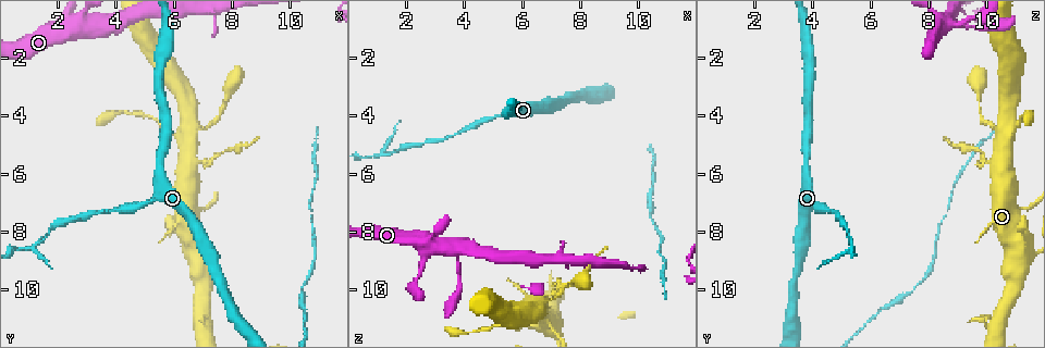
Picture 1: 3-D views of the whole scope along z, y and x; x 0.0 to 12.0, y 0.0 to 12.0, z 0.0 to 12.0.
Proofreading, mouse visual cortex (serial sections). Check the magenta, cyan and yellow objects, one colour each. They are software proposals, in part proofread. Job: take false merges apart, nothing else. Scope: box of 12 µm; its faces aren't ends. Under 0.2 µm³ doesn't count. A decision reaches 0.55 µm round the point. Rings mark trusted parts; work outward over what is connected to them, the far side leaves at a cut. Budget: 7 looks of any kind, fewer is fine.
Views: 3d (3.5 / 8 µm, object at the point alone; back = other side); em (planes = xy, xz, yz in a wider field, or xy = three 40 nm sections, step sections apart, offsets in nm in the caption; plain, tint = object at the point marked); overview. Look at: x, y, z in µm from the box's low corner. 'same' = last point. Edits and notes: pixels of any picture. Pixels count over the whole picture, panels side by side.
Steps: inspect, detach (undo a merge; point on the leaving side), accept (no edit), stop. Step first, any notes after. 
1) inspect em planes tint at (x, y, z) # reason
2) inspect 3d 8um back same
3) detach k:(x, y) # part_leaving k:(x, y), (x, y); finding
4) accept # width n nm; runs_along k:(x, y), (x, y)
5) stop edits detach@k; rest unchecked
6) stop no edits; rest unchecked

inspect 3d 3.5um at (3.5, 7.3, 4.7) # thick turns thin

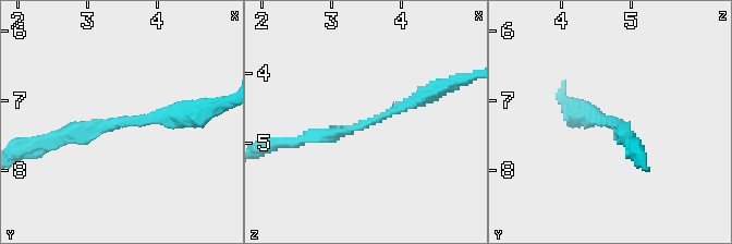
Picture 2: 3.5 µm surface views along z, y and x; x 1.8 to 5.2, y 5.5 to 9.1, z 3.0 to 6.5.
inspect em planes plain at (3.50, 7.25, 4.70) # arm_widths 200, 200 nm; now the EM

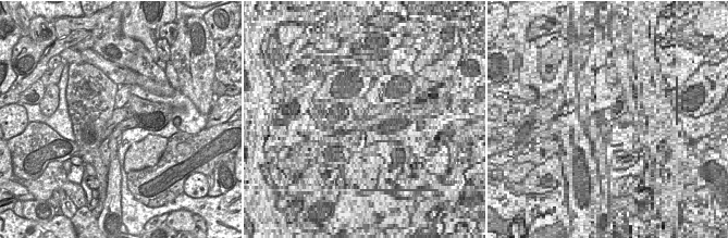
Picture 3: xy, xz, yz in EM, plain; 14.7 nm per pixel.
inspect em planes tint same # where the object lies

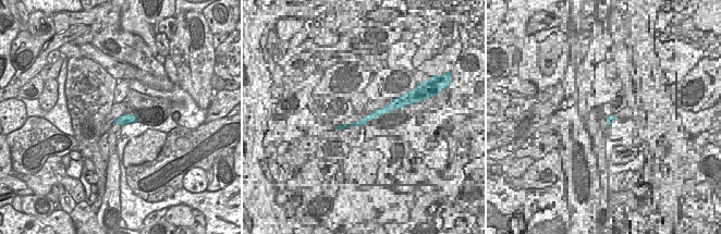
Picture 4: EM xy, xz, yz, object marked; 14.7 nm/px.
accept # runs_along 2:(435, 90), (357, 127), (301, 138); all the same cell

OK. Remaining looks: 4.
inspect 3d 3.5um back at (1.3, 8.4, 5.3) # thin neck

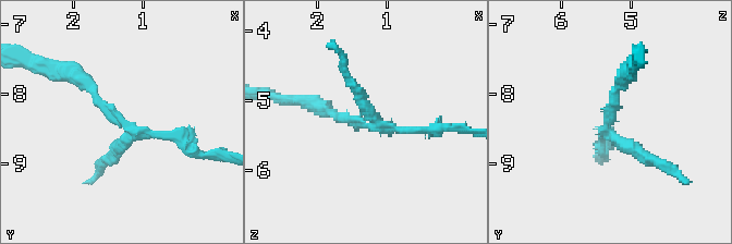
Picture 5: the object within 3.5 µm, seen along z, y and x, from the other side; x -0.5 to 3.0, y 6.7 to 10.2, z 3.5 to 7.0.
inspect em xy step 1 tint at (1.25, 8.45, 5.35)

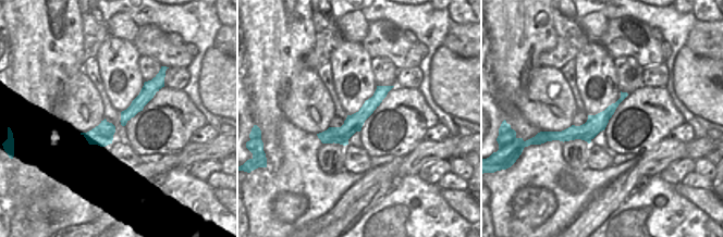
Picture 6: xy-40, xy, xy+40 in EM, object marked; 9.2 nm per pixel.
accept # runs_along 6:(623, 95), (587, 132), (548, 134); one cell here

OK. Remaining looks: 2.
inspect 3d 3.5um back at (7.0, 7.2, 11.3) # calibre changes

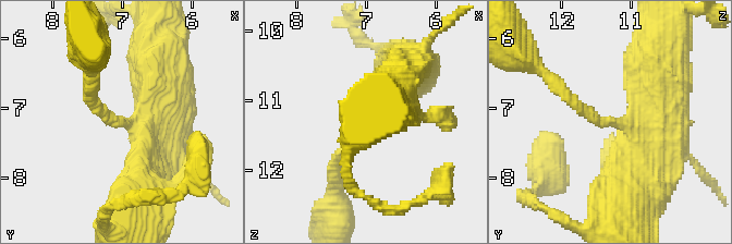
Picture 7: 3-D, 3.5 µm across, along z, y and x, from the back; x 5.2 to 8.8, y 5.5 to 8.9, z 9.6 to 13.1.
inspect em xy step 5 tint at (7.00, 7.20, 11.30) # arm_widths 200, 600 nm

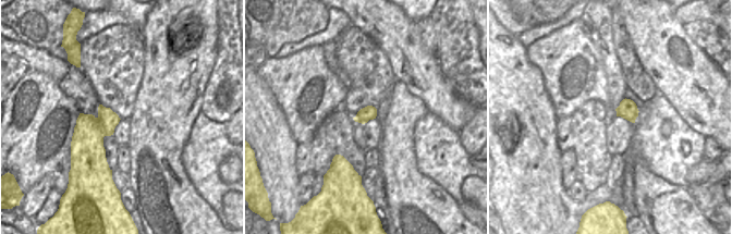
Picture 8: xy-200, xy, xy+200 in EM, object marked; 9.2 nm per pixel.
accept # runs_along 7:(406, 65), (337, 155), (333, 169); all the same cell

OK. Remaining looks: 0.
stop no edits; rest unchecked

